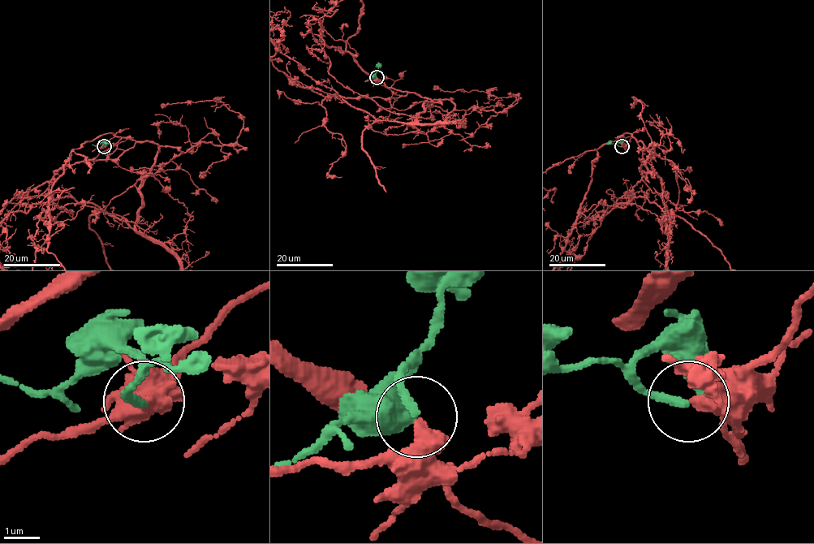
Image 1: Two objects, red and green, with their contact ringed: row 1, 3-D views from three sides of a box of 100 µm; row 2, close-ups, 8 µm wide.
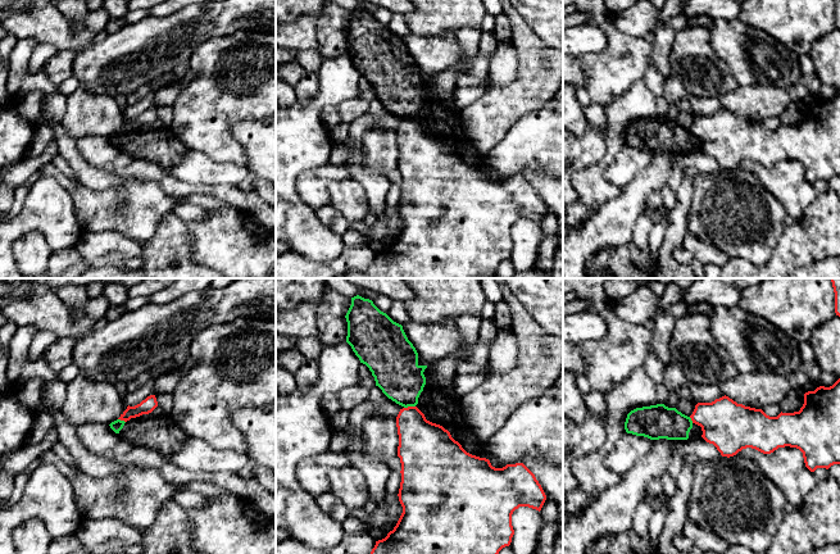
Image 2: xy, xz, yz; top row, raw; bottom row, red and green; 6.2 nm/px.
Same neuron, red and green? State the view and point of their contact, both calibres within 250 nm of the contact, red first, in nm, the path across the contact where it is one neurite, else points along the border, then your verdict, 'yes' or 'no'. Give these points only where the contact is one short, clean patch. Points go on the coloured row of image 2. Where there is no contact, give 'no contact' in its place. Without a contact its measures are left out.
contact xz (409, 407); calibres 300 and 280 nm; border xz (414, 405), (404, 408); no

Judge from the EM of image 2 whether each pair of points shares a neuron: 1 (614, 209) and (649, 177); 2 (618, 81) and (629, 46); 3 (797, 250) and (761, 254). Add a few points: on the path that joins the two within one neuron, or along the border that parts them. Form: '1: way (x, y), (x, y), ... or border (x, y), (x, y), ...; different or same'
1: way (623, 204), (641, 186); same
2: way (618, 72), (618, 67), (626, 55); same
3: border (779, 239), (771, 257), (762, 264); different

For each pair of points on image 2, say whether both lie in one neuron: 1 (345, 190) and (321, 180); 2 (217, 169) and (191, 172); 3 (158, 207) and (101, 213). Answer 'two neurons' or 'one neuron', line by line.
1: two neurons
2: one neuron
3: one neuron

